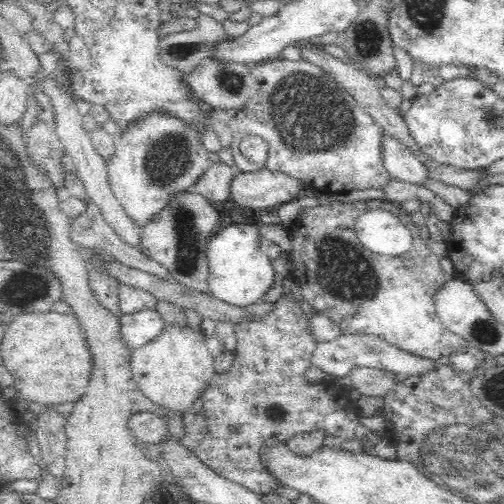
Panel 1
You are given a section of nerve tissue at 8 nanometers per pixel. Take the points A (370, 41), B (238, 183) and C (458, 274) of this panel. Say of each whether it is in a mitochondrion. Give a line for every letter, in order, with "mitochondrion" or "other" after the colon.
A: mitochondrion
B: other
C: other

